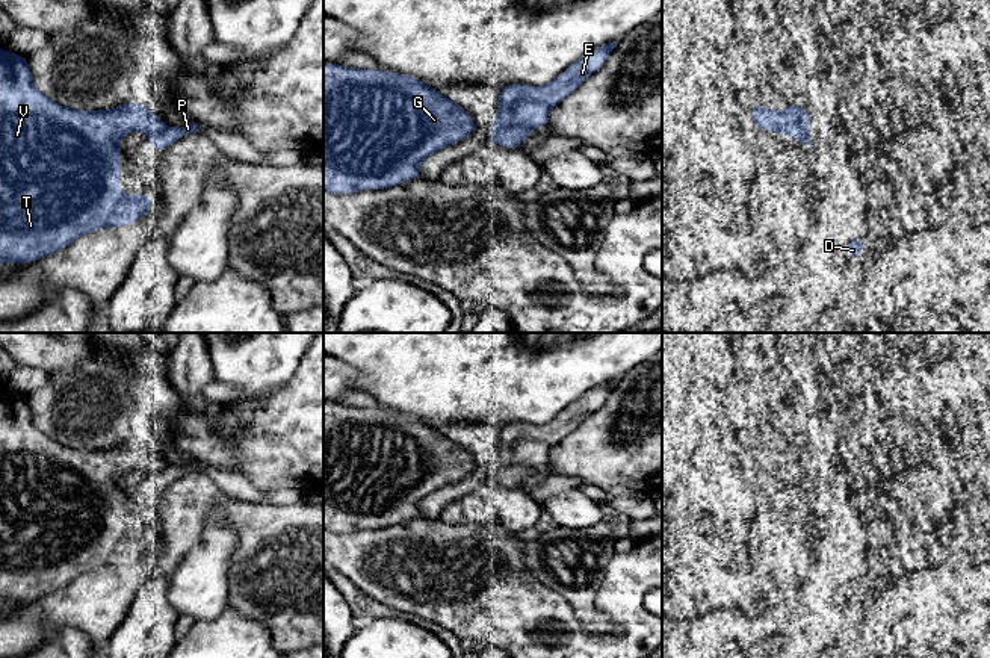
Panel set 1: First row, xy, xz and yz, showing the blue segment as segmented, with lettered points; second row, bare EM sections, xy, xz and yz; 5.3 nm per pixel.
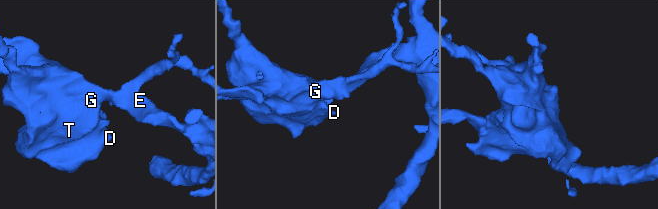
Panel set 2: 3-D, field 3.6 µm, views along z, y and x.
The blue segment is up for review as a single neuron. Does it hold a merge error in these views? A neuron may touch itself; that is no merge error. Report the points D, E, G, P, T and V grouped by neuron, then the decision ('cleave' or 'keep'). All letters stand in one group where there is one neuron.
D E G T V / P | cleave

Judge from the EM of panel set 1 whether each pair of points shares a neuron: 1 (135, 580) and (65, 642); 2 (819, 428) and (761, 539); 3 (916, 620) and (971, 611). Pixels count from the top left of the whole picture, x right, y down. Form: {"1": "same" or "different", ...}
{"1": "different", "2": "different", "3": "same"}

